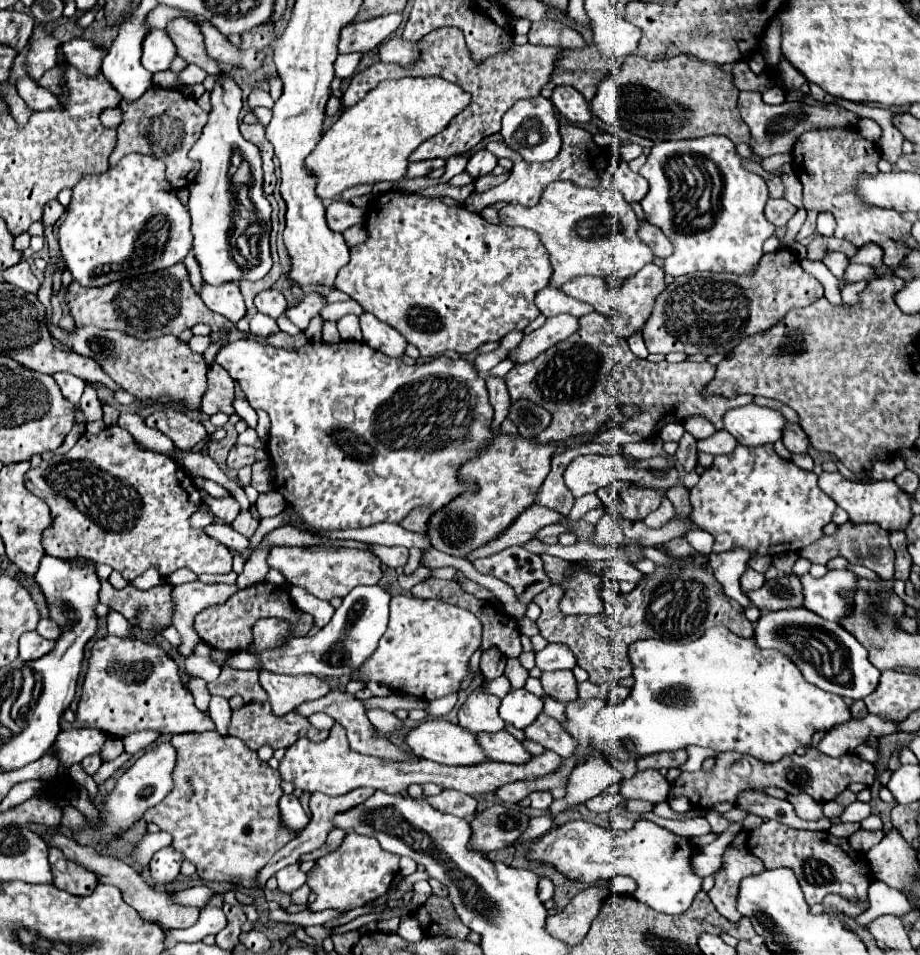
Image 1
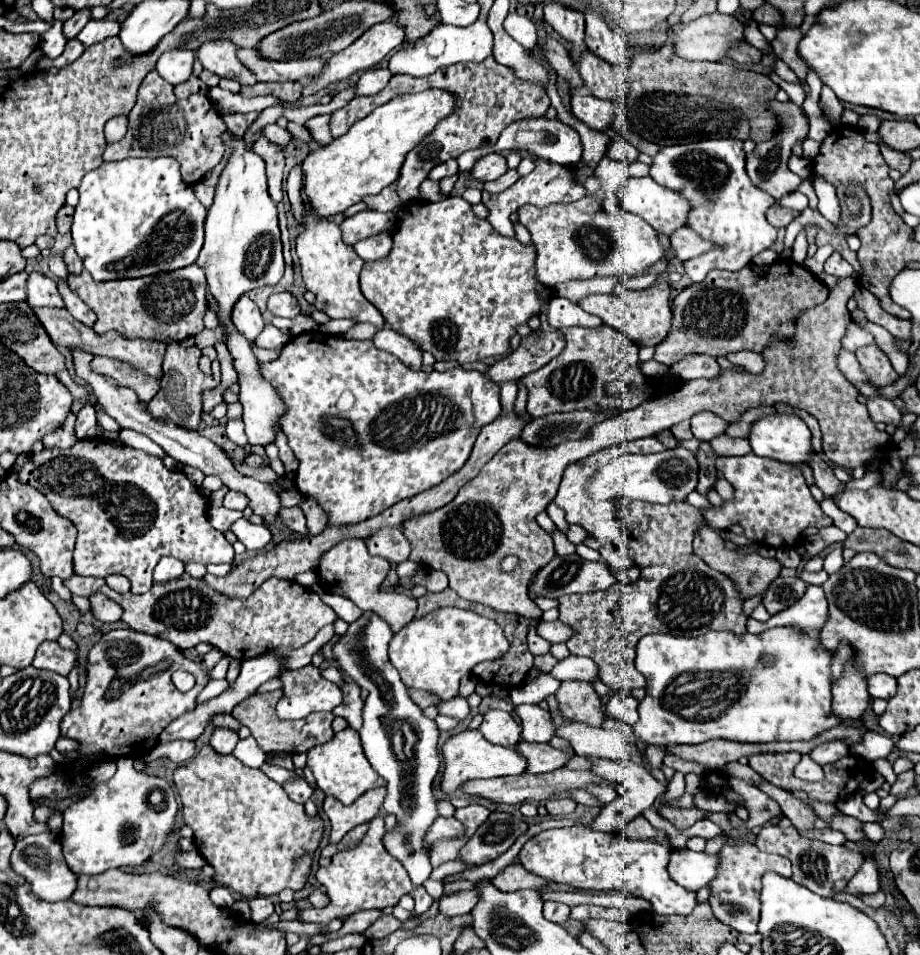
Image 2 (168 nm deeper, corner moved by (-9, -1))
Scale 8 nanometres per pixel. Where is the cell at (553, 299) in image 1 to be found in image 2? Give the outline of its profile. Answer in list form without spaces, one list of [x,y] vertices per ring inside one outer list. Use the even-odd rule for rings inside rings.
[[[552,296],[546,308],[548,314],[548,322],[560,330],[560,328],[568,328],[568,326],[586,326],[586,328],[596,328],[600,326],[600,318],[596,318],[594,314],[584,312],[576,302],[562,298],[562,296]]]

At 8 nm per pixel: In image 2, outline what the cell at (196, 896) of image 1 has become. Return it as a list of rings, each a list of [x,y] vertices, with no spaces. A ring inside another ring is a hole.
[[[224,886],[212,888],[212,890],[210,890],[210,900],[212,900],[216,906],[220,906],[220,908],[232,908],[232,904],[234,904],[234,896],[232,896],[230,890],[224,888]]]

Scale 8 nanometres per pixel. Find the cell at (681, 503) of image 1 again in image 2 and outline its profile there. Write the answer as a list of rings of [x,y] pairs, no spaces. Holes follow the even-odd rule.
[[[700,524],[696,536],[694,536],[694,554],[700,556],[710,568],[718,570],[718,572],[724,572],[728,574],[736,586],[740,588],[740,592],[744,594],[744,598],[752,596],[752,594],[758,594],[758,592],[764,592],[766,586],[780,574],[782,570],[782,564],[776,560],[776,558],[764,558],[760,554],[750,554],[750,556],[740,556],[732,550],[726,550],[724,548],[724,540],[718,536],[716,530],[708,528],[706,524]]]

